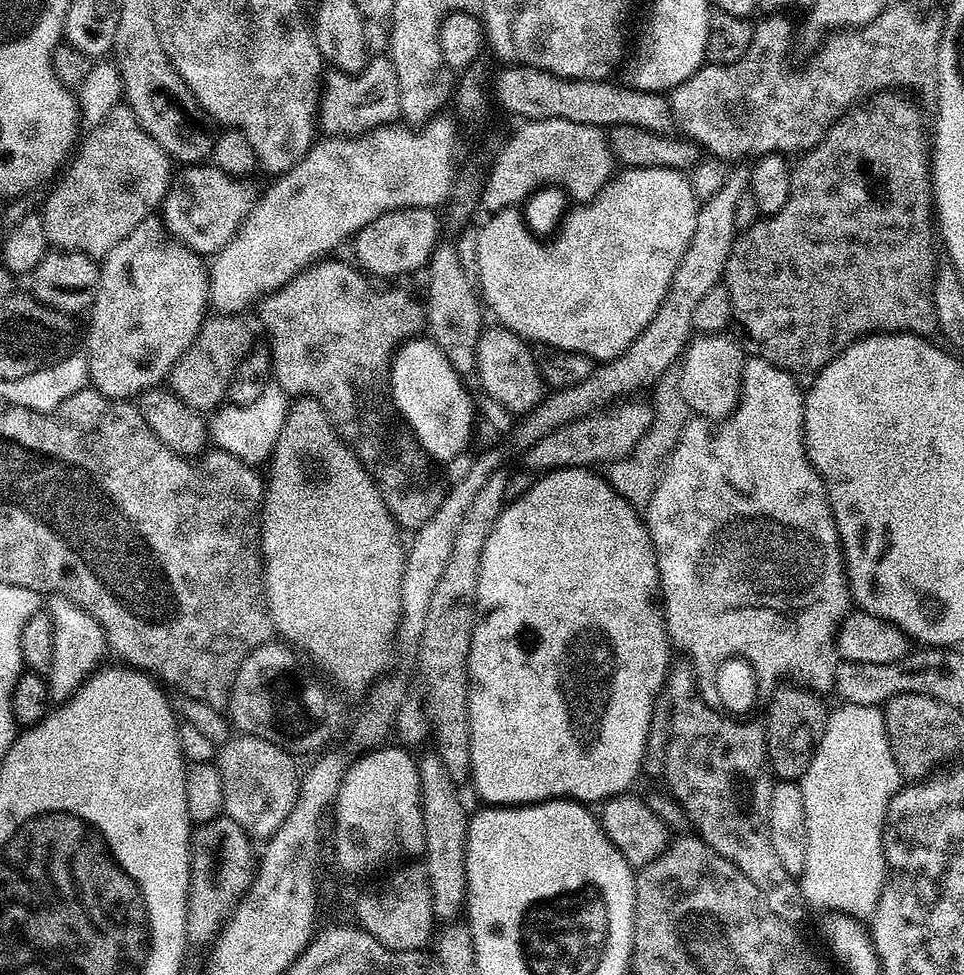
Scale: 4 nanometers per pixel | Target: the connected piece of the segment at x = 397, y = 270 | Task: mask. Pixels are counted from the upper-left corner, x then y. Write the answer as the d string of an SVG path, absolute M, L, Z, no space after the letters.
M399 208L374 218L374 222L370 222L354 237L355 263L372 278L408 276L419 268L420 271L427 269L432 252L442 240L440 220L436 215L430 208Z

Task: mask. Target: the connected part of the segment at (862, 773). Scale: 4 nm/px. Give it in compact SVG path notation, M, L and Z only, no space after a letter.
M841 703L840 709L833 711L828 718L828 725L820 739L820 745L816 748L814 758L806 770L806 774L799 781L802 790L802 798L806 806L806 834L808 835L808 845L806 846L806 866L804 872L798 877L800 891L804 894L804 899L809 905L816 908L825 908L823 911L828 914L839 914L853 918L871 917L872 911L876 909L876 903L880 897L880 891L884 885L886 875L886 865L884 862L884 815L888 809L888 804L892 800L893 794L900 791L902 787L902 777L898 766L892 757L890 742L886 734L884 725L884 713L877 706L858 706L857 704Z

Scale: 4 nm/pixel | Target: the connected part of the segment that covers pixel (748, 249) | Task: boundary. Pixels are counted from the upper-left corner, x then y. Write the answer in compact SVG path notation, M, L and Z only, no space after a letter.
M885 90L861 100L859 104L852 105L840 119L834 122L834 126L830 126L828 133L823 136L819 142L797 159L800 161L795 161L792 169L792 177L790 178L790 198L786 198L786 206L782 206L782 210L778 210L778 214L757 220L754 226L750 226L746 231L739 233L736 237L736 241L732 244L730 258L724 267L722 283L730 290L732 324L734 328L737 328L735 331L738 333L738 339L749 357L770 362L774 366L786 370L795 380L801 382L811 382L815 380L816 375L819 374L826 365L830 362L834 362L834 358L838 358L838 354L845 352L846 349L848 349L855 340L860 339L861 336L867 336L873 332L912 332L916 336L928 338L933 335L931 332L935 333L937 331L936 315L934 314L934 282L936 281L938 263L936 264L936 248L932 245L932 236L934 240L934 201L932 199L932 173L930 171L930 144L926 136L924 140L924 120L920 117L920 108L908 96L911 95L901 94L896 90Z

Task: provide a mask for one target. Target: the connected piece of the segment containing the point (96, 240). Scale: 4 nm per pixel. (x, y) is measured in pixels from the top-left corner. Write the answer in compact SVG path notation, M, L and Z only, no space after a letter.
M127 106L113 108L90 132L92 133L88 137L85 135L79 141L63 173L64 180L55 181L56 189L49 194L42 215L46 238L53 249L85 252L93 258L103 258L110 250L114 250L114 246L118 246L118 242L122 242L122 238L126 238L126 234L130 234L130 230L134 230L134 226L138 226L138 222L153 215L163 205L164 196L174 179L174 164L164 153L162 146L158 146L158 142L154 142L154 138L150 138L150 134L142 130L138 118Z

